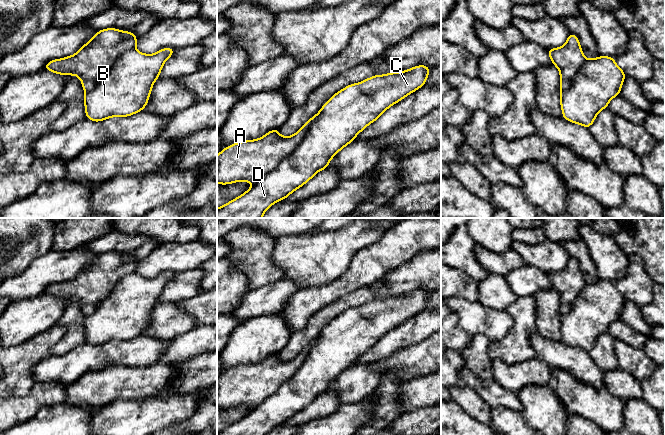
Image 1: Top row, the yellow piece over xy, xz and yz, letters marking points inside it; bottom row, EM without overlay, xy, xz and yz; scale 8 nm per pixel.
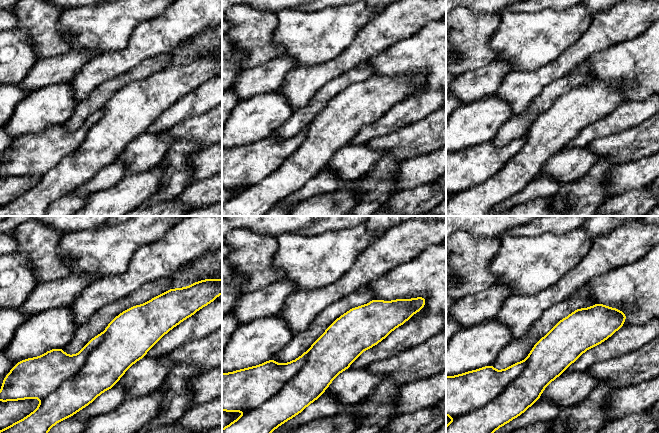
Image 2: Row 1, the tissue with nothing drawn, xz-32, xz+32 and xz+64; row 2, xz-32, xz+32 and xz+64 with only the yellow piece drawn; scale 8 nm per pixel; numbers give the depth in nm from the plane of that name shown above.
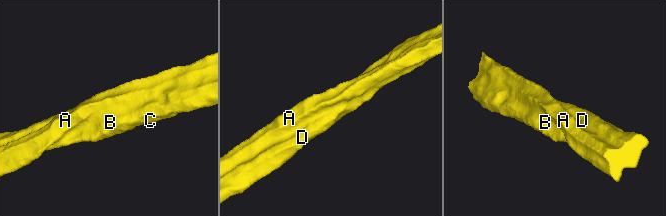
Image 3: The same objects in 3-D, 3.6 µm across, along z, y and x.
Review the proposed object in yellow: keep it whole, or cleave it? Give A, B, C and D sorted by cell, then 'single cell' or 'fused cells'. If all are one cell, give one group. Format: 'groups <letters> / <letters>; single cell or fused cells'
groups A / B C D; fused cells

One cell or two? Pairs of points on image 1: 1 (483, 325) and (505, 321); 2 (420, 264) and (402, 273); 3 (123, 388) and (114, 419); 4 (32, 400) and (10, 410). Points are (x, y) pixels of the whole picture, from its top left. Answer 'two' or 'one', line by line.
1: one
2: one
3: two
4: one

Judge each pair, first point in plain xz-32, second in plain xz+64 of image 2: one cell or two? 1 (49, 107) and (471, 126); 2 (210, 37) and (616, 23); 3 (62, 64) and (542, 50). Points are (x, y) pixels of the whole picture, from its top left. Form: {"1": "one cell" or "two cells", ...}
{"1": "one cell", "2": "two cells", "3": "two cells"}

